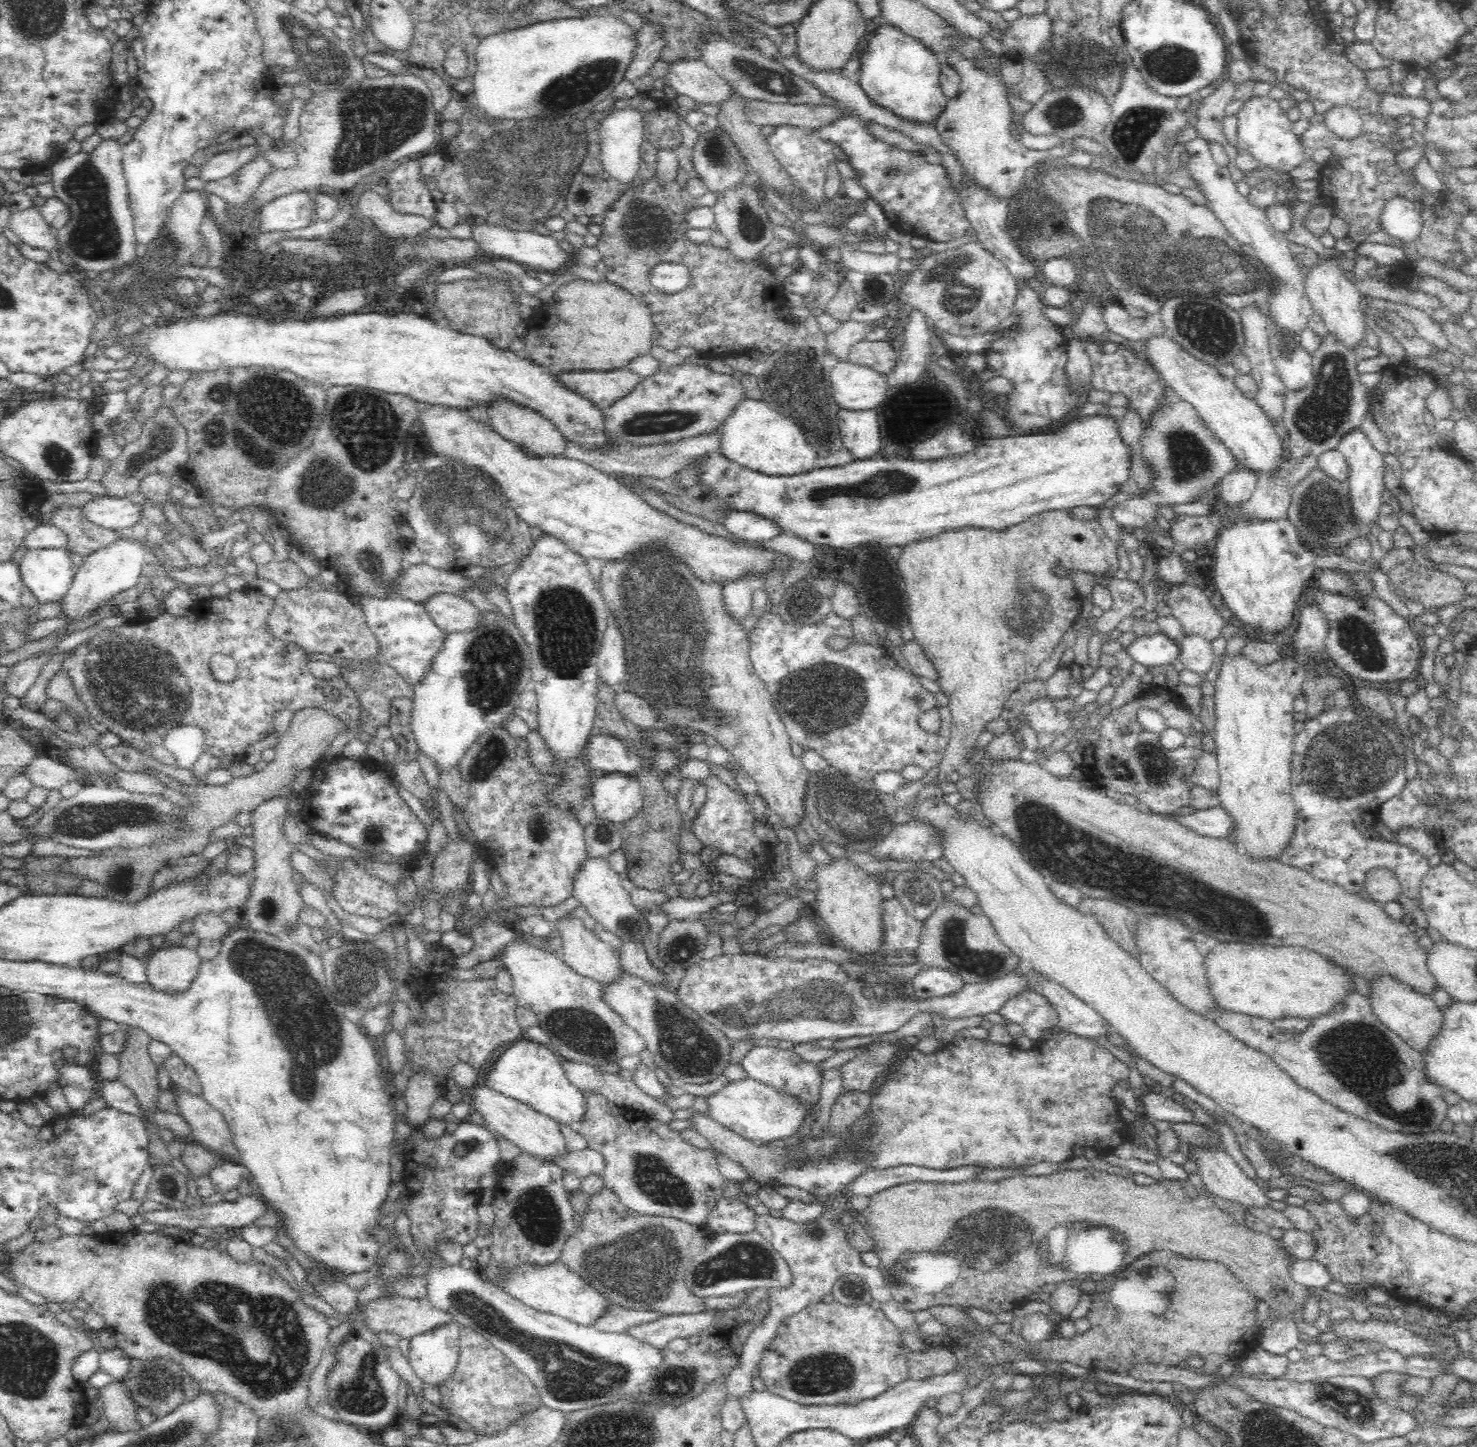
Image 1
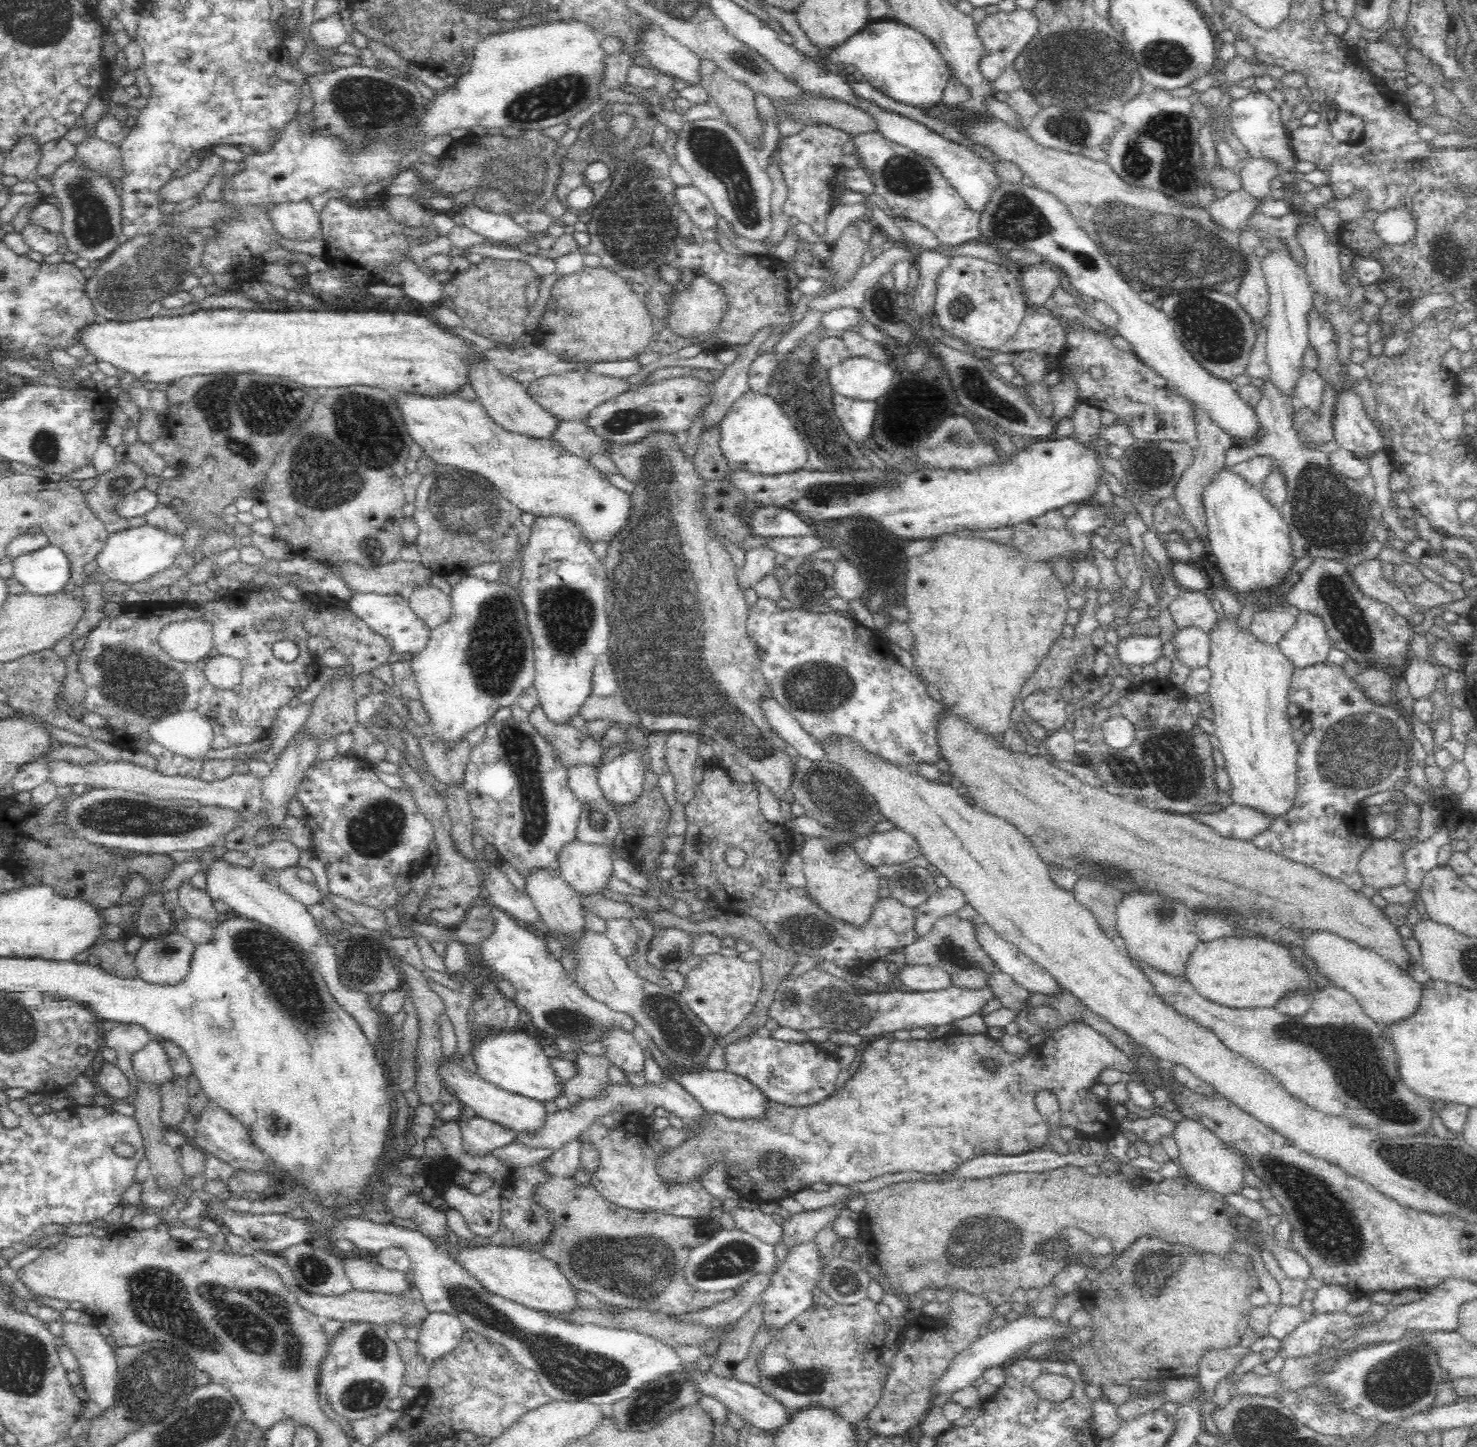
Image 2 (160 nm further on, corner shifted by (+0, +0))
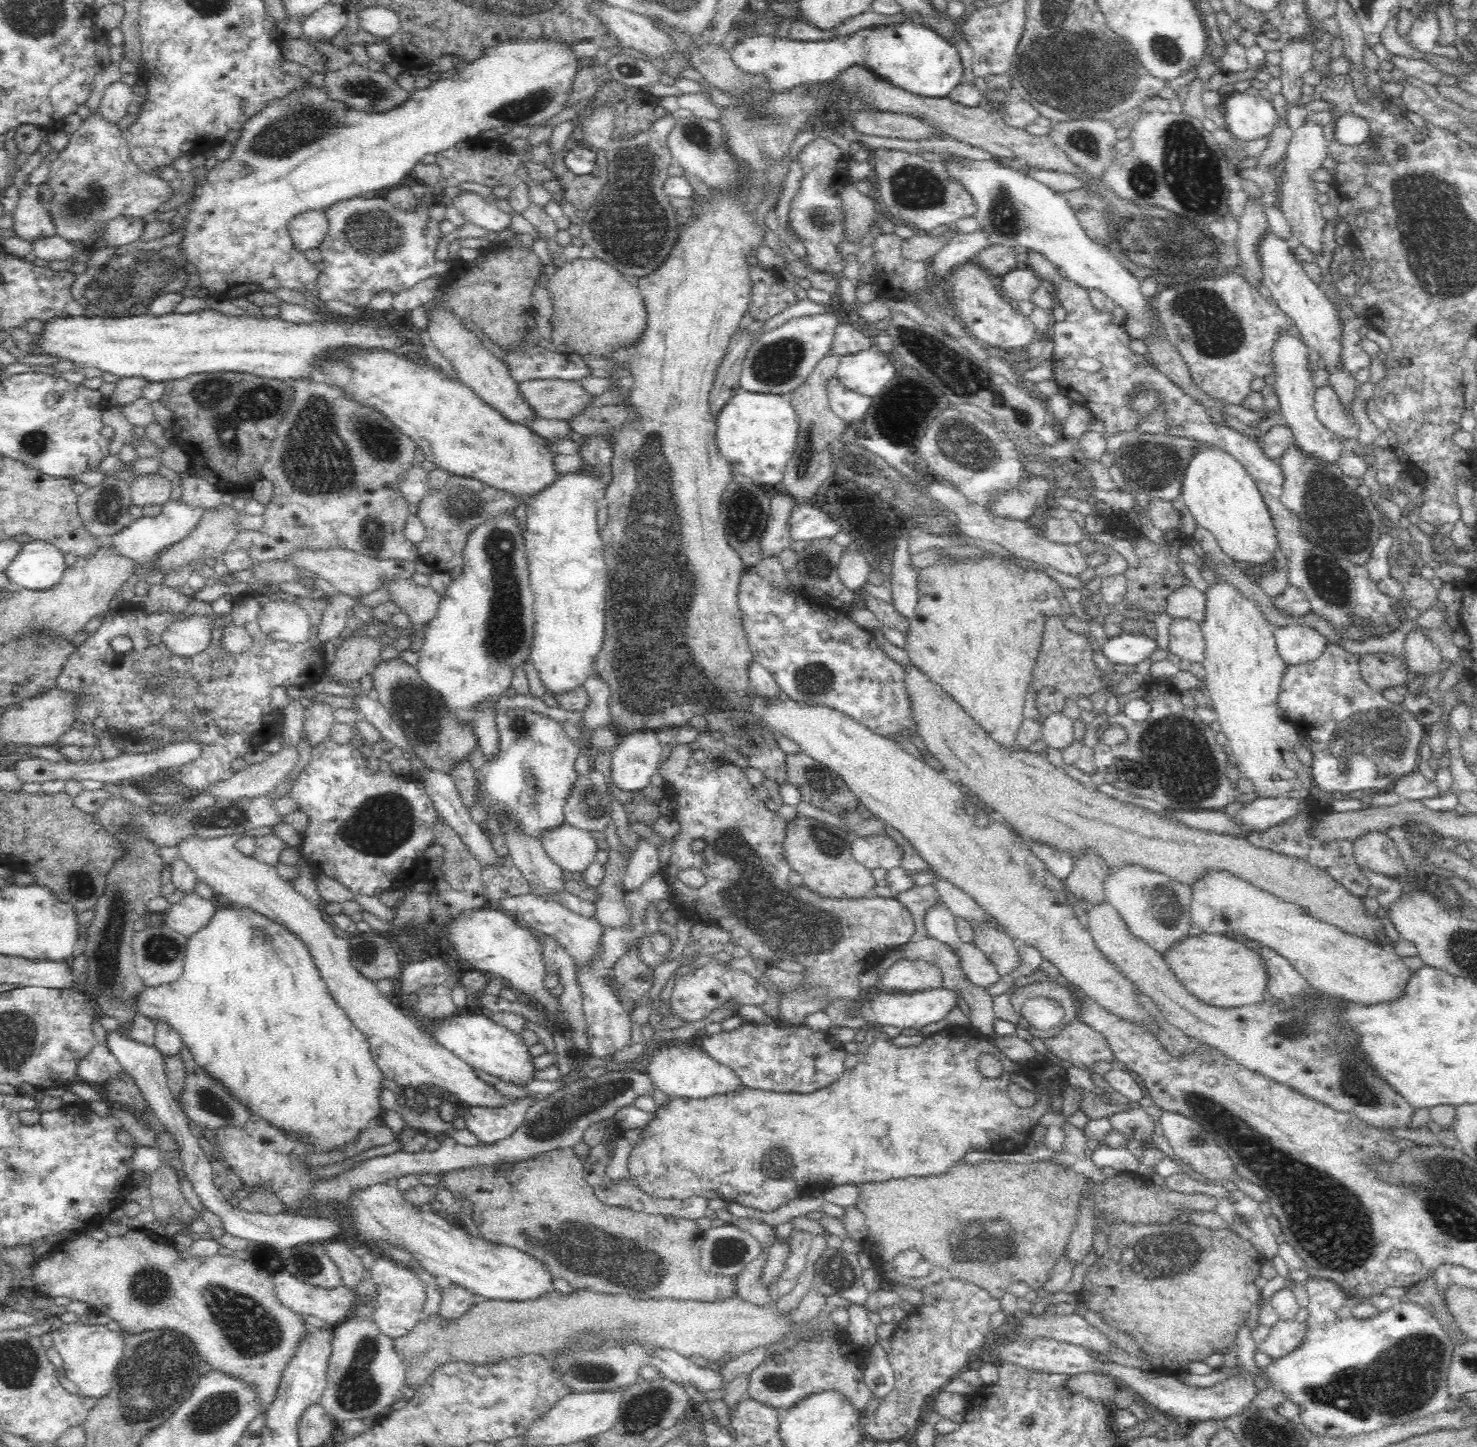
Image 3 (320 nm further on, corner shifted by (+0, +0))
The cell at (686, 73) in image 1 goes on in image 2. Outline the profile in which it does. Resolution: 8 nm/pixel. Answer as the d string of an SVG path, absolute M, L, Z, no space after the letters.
M654 26L642 35L642 54L650 60L655 71L660 71L667 74L688 86L697 86L702 88L702 59L689 48L680 44L676 39L664 34L660 27Z

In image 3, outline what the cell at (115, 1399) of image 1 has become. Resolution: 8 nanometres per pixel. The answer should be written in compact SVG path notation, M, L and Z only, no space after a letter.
M60 1318L52 1324L48 1334L52 1337L53 1347L64 1361L61 1372L70 1379L85 1398L102 1399L113 1390L113 1379L123 1356L123 1335L110 1332L107 1326L87 1325L75 1322L66 1324Z

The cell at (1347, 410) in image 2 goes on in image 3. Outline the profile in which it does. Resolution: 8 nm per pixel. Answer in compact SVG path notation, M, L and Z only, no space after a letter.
M1272 231L1268 236L1264 236L1264 240L1258 246L1260 247L1260 259L1262 259L1263 283L1271 293L1270 298L1290 318L1291 324L1299 330L1309 353L1317 358L1328 373L1327 386L1334 390L1342 411L1352 419L1356 388L1360 386L1357 385L1355 376L1345 366L1342 318L1338 315L1336 307L1324 296L1322 289L1306 276L1301 267L1301 261L1293 257L1289 249L1291 243L1292 241L1284 241L1274 235Z

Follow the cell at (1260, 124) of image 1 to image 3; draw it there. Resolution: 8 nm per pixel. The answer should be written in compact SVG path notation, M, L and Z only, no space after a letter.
M1226 94L1224 118L1231 134L1242 141L1266 139L1276 124L1272 103L1257 95Z

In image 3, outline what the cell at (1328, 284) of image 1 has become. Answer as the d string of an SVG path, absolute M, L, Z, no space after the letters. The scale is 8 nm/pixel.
M1303 124L1293 131L1292 141L1286 150L1284 174L1279 180L1280 210L1282 210L1293 236L1292 242L1306 248L1313 258L1320 258L1324 254L1324 230L1326 219L1322 216L1316 196L1319 191L1314 187L1314 180L1309 177L1314 170L1322 169L1322 164L1328 158L1326 154L1324 133L1322 126Z

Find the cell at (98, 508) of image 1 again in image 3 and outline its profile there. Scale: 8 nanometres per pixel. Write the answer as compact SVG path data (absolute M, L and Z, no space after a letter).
M142 474L131 481L131 506L144 509L164 505L171 496L172 484L160 474Z

